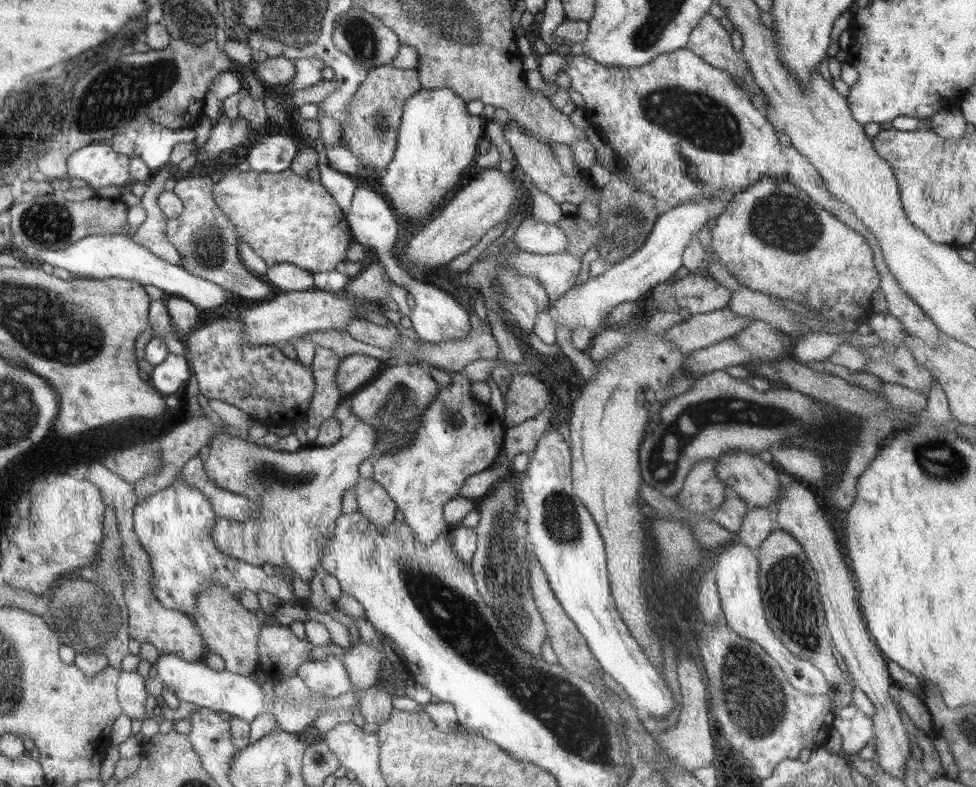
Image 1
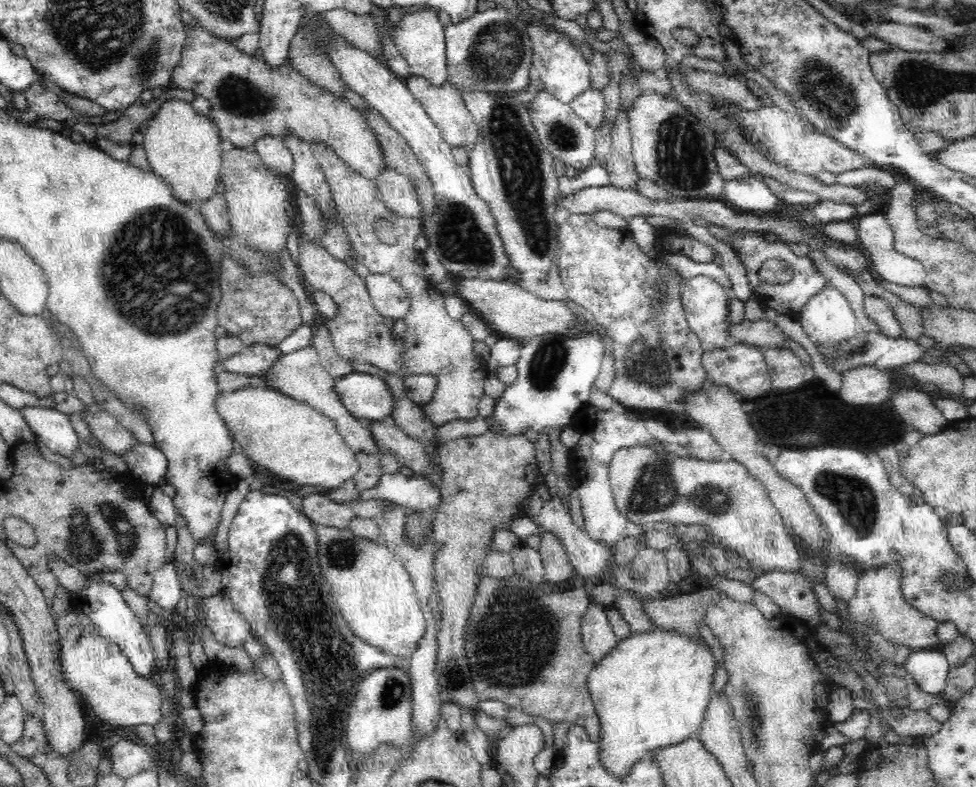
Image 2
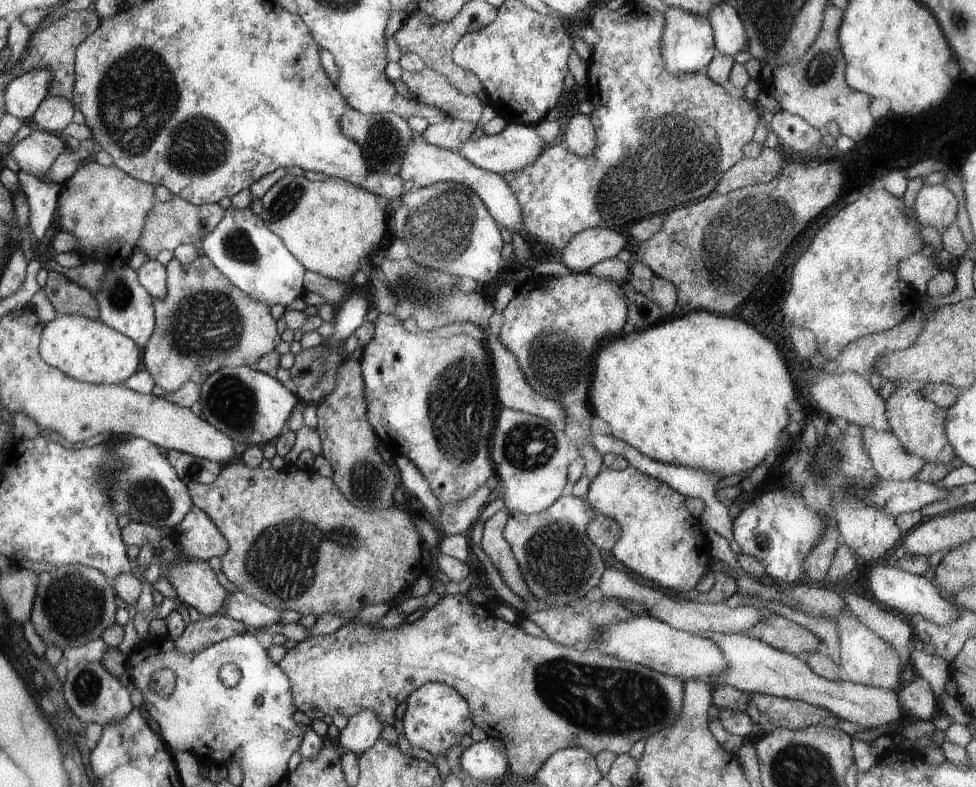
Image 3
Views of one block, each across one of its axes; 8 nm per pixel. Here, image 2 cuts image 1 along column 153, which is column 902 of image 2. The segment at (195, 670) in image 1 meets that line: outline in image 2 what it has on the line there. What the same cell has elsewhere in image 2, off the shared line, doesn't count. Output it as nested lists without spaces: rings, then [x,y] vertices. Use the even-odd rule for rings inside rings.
[[[934,650],[910,652],[902,664],[904,672],[918,684],[918,690],[928,694],[940,694],[946,688],[948,660],[944,654]]]

